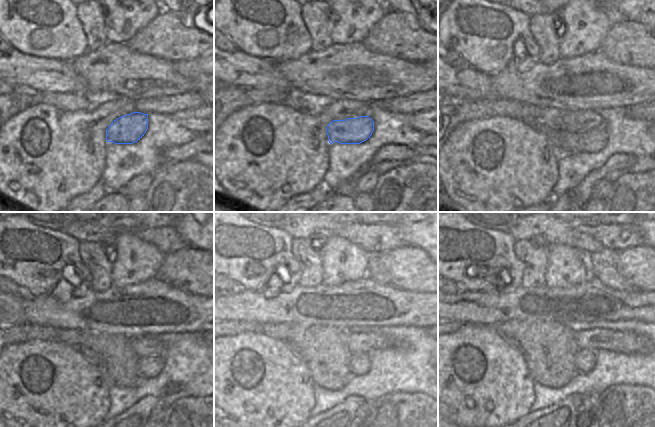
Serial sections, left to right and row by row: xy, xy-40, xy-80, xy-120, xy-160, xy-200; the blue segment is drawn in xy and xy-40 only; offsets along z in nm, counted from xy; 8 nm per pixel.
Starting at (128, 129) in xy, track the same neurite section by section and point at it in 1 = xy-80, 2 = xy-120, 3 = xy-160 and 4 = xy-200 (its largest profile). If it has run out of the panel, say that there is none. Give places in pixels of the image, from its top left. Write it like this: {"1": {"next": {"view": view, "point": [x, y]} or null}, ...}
{"1": {"next": {"view": "xy-80", "point": [592, 140]}}, "2": {"next": {"view": "xy-120", "point": [149, 367]}}, "3": {"next": {"view": "xy-160", "point": [360, 363]}}, "4": {"next": {"view": "xy-200", "point": [585, 359]}}}

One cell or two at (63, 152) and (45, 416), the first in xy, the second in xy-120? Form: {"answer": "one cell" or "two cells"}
{"answer": "one cell"}

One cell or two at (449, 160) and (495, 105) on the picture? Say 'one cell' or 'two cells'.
two cells

